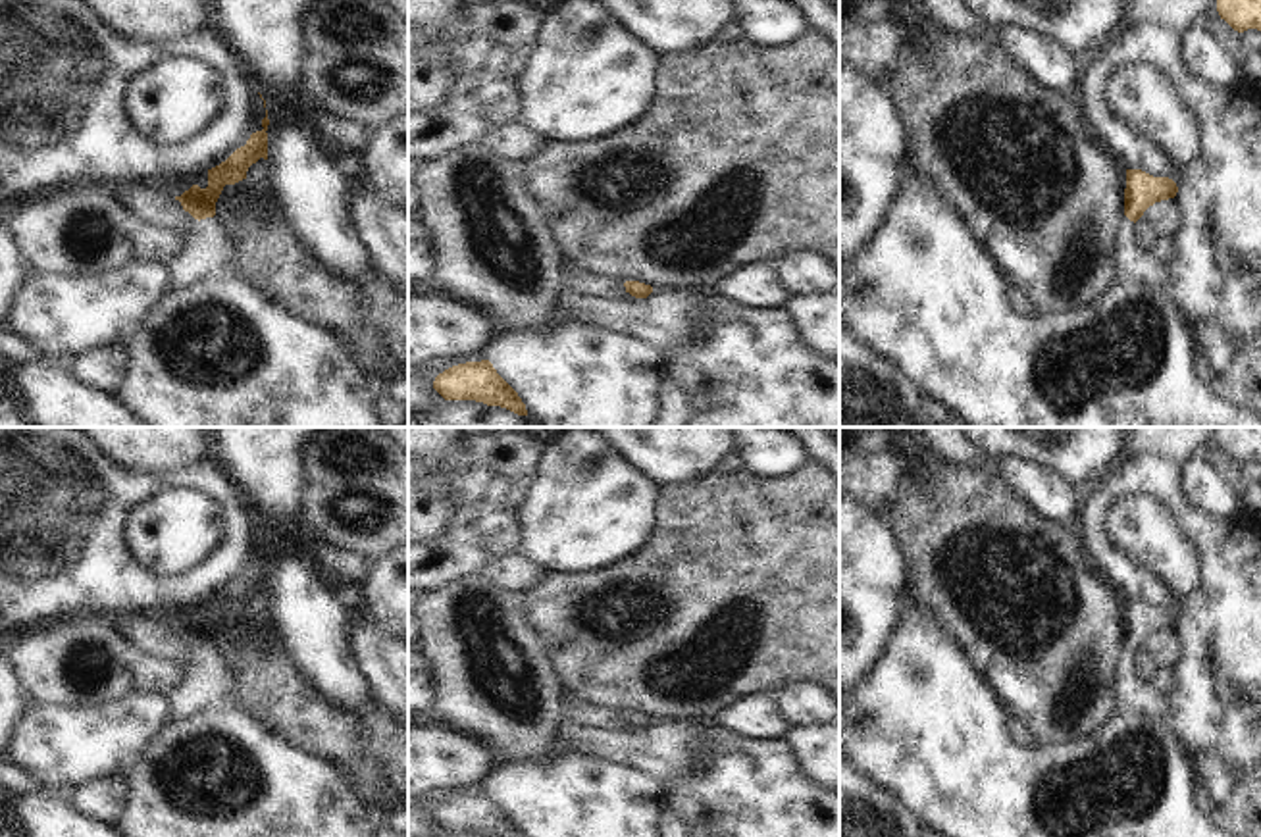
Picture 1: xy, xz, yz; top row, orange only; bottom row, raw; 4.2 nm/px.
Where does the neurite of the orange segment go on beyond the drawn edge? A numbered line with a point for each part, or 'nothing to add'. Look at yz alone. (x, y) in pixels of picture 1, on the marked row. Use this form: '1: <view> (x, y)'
1: yz (1131, 262)

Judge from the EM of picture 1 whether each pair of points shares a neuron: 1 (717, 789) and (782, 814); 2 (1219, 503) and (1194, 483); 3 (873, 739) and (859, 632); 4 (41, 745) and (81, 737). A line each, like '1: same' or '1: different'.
1: same
2: same
3: different
4: same

